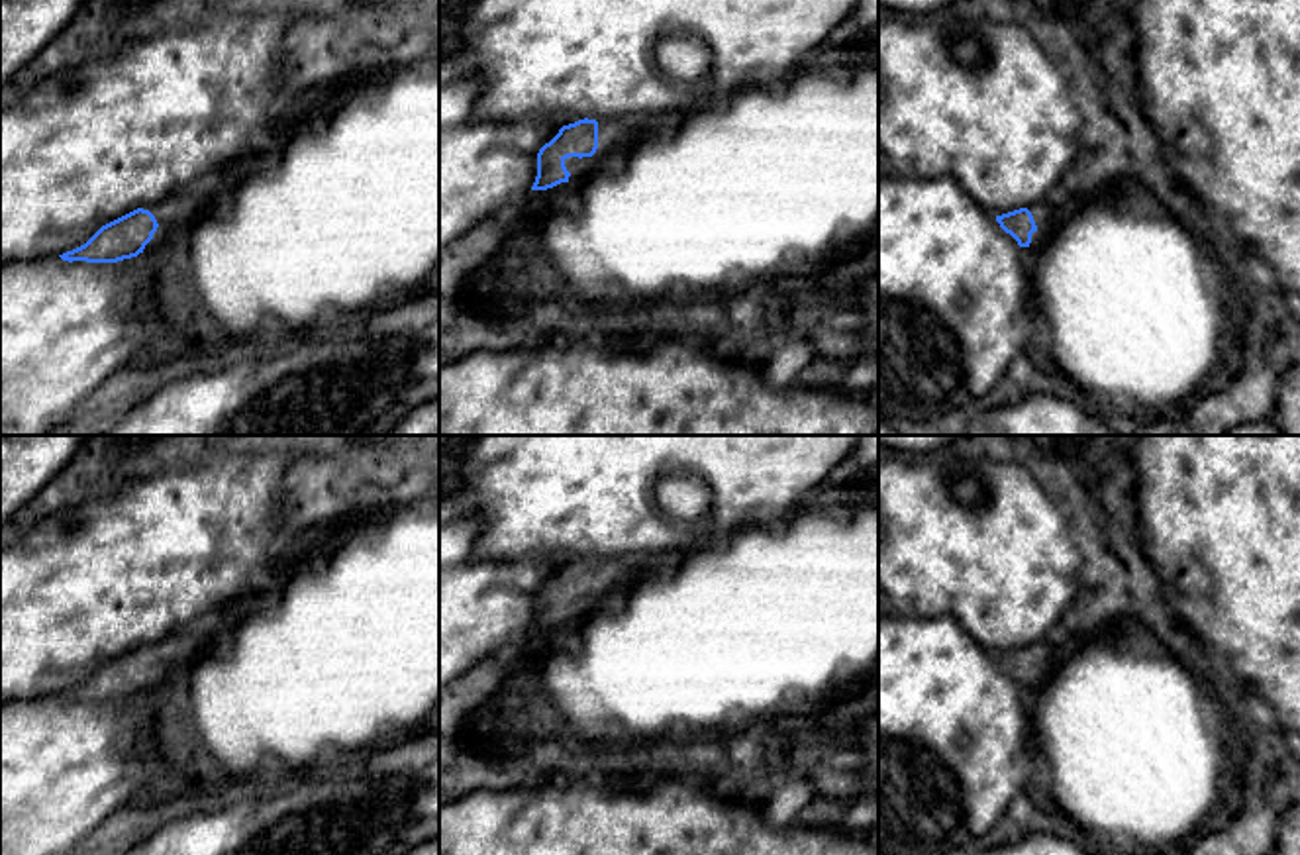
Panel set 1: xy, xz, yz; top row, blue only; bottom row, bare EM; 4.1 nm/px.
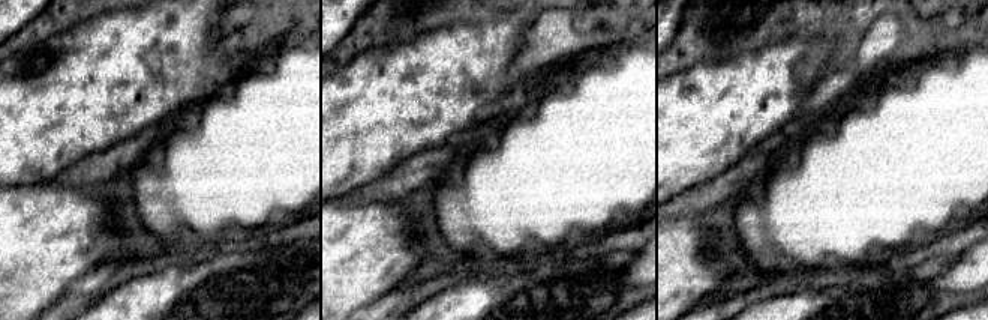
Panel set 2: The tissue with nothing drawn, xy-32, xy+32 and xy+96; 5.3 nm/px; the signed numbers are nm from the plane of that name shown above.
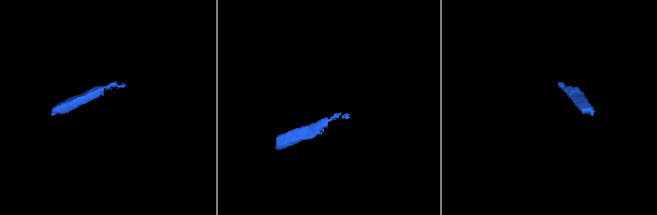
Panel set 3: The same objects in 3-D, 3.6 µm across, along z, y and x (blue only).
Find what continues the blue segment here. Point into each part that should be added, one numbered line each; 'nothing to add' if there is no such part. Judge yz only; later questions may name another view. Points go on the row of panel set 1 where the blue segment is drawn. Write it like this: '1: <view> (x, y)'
1: yz (1046, 218)

